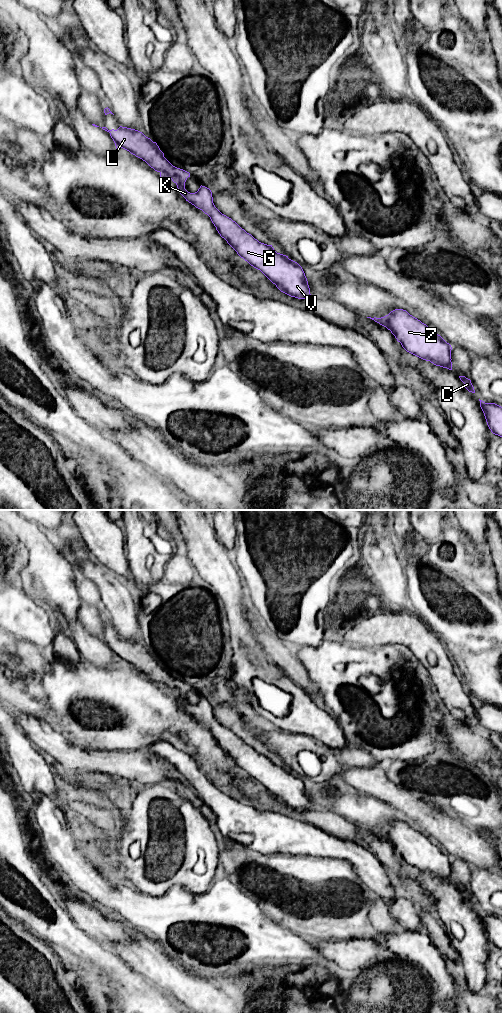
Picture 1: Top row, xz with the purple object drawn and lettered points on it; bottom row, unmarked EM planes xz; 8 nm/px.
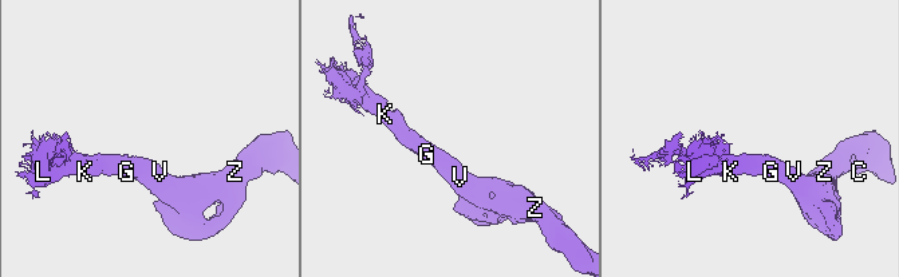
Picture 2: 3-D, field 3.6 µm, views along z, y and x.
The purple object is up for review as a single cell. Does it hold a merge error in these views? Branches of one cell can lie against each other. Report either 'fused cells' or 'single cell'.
single cell

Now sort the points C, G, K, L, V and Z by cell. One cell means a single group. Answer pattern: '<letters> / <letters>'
C G K L V Z

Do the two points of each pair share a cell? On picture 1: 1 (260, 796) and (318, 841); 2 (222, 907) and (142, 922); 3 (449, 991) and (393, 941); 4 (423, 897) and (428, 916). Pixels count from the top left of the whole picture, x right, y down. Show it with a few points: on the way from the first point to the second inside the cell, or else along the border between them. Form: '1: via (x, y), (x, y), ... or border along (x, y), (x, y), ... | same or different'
1: border along (263, 809), (283, 812), (301, 820) | different
2: via (202, 907), (166, 907), (162, 909) | same
3: via (439, 976), (408, 945) | same
4: border along (419, 907), (425, 909) | different

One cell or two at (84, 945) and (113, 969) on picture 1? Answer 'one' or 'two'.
one

